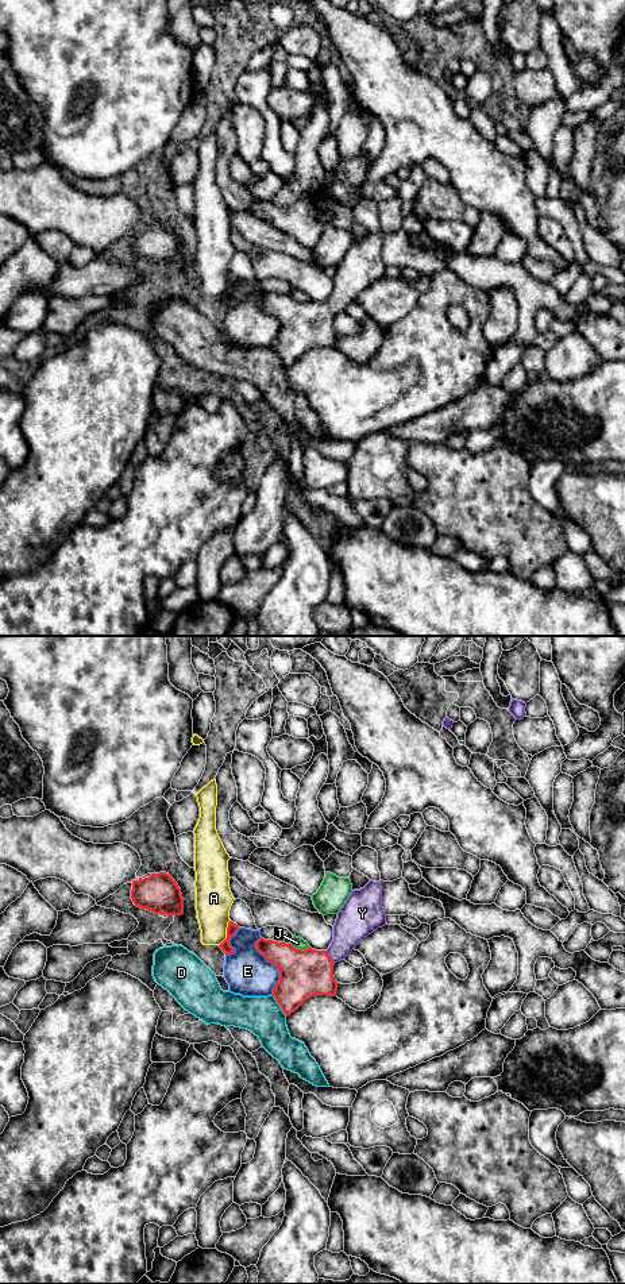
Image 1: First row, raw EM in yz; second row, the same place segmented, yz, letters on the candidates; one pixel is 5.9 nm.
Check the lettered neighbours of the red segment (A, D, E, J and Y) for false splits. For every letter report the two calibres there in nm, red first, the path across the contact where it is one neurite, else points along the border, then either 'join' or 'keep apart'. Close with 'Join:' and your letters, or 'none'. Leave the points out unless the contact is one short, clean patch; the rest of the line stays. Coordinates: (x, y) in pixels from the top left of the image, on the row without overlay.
A: calibres 70 and 220 nm; keep apart
D: calibres 280 and 240 nm; keep apart
E: calibres 280 and 260 nm; keep apart
J: calibres 280 and 70 nm; keep apart
Y: calibres 280 and 200 nm; way yz (303, 326), (311, 324), (330, 309), (343, 296), (352, 276); join
Join: Y

